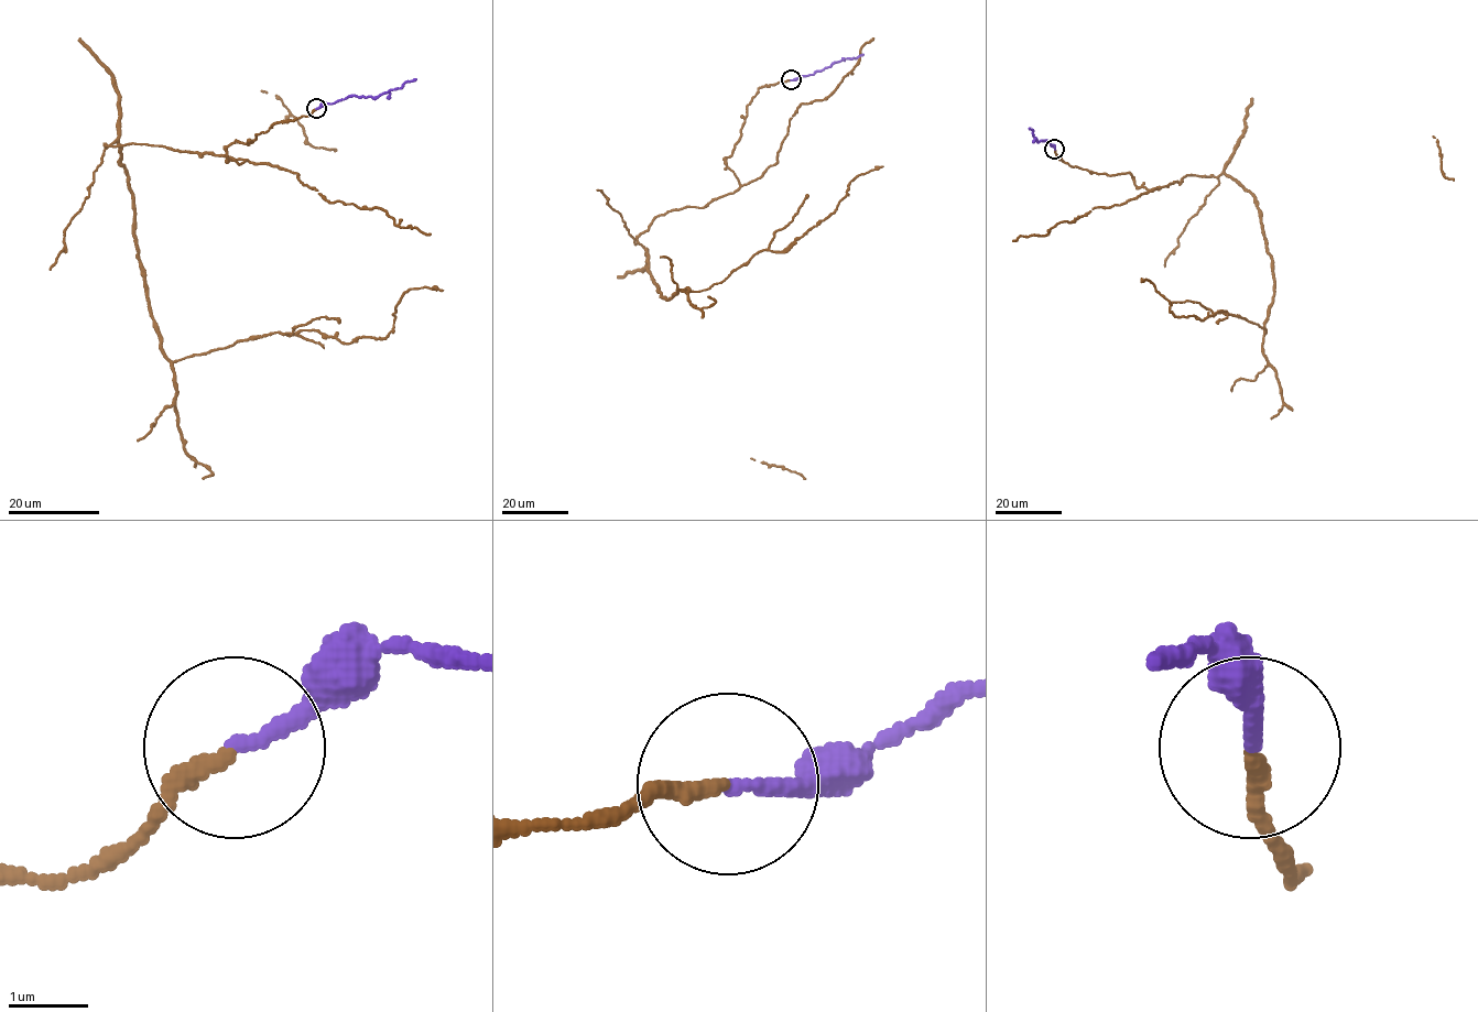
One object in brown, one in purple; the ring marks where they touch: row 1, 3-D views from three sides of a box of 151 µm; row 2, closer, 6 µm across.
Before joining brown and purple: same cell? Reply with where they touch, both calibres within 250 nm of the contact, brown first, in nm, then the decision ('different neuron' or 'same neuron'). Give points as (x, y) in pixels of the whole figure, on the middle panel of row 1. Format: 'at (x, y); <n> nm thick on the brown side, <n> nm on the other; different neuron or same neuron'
at (791, 79); 200 nm thick on the brown side, 190 nm on the other; same neuron

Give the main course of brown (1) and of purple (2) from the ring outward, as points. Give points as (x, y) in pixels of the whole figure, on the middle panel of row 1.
1: (791, 79), (747, 106), (725, 159), (740, 186), (659, 215), (637, 238), (663, 297), (783, 251), (883, 166)
2: (791, 79), (862, 54)

